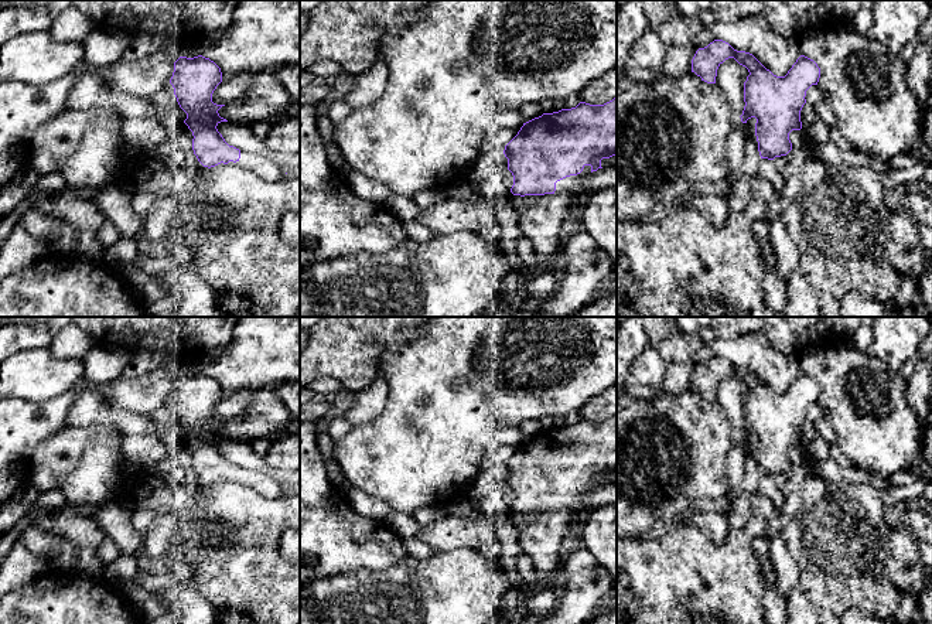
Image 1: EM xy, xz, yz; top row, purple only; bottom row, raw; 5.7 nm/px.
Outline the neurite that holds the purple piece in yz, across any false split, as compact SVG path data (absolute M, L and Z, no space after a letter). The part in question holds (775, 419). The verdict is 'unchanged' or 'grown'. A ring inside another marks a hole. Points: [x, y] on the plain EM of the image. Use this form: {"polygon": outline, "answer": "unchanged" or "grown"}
{"polygon": "M714 357L699 365L692 376L692 389L707 400L716 400L718 383L734 375L750 389L744 399L742 440L755 434L755 453L761 475L774 477L792 467L789 450L800 447L800 427L806 420L806 408L817 402L820 385L800 372L785 393L776 393L752 371L734 366L723 357Z", "answer": "unchanged"}

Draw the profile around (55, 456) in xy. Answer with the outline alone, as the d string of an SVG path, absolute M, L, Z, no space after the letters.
M66 427L45 439L31 457L31 483L38 492L59 490L61 478L79 463L86 444L95 436L107 436L122 443L123 436L115 427Z

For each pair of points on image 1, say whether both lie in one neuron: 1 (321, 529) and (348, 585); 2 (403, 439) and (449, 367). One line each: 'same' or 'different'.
1: different
2: same

